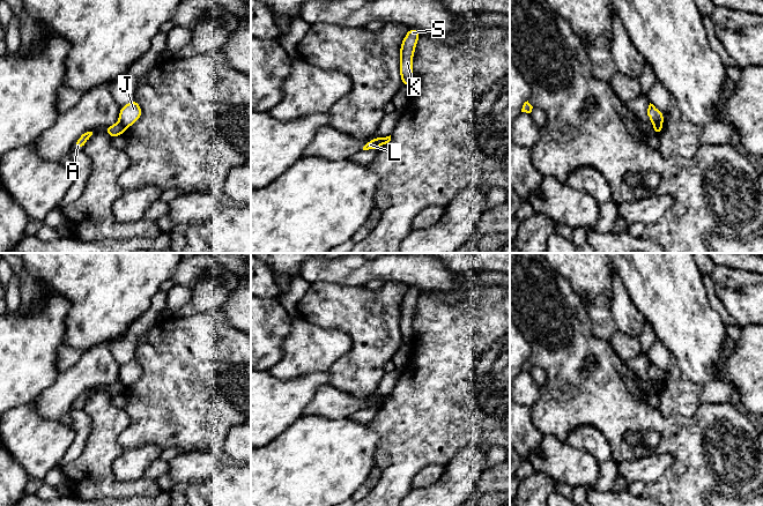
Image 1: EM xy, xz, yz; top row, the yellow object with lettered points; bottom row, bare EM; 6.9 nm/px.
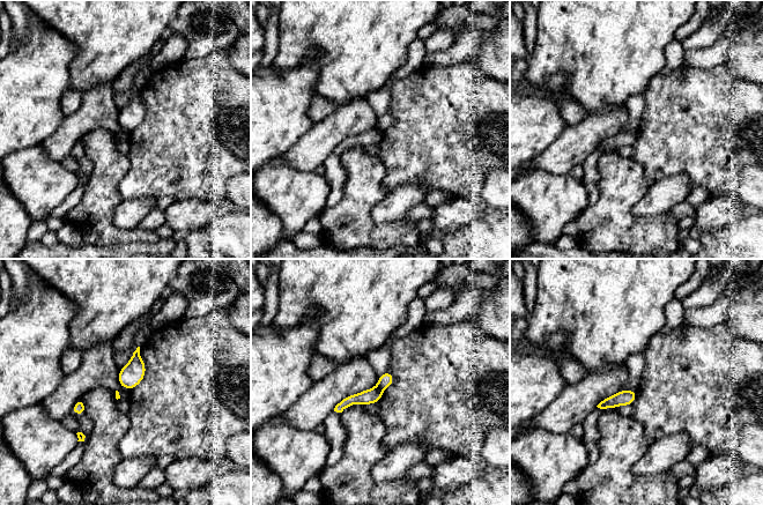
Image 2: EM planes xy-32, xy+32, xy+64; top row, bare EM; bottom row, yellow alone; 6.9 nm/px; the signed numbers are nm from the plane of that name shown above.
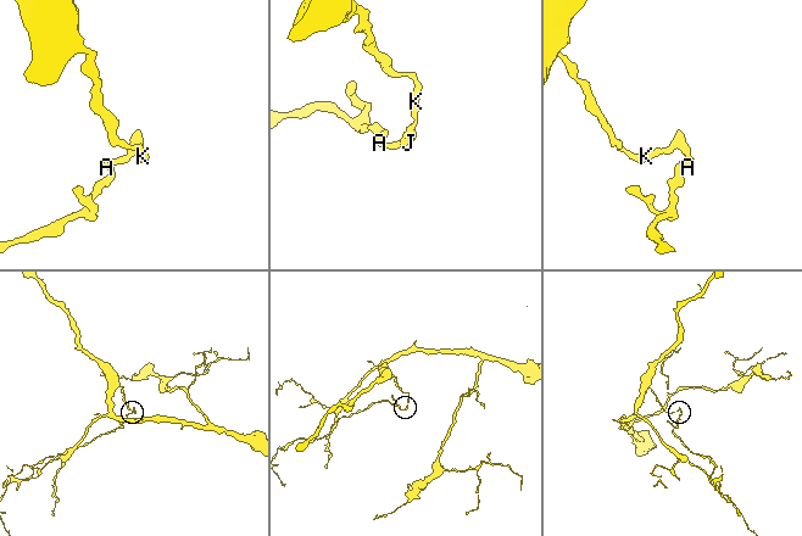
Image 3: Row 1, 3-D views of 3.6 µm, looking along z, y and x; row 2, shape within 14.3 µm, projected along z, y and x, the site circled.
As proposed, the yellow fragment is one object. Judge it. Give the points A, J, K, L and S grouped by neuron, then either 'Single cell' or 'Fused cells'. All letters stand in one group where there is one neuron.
Groups: A L / J K S. Fused cells

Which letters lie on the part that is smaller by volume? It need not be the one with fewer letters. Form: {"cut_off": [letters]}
{"cut_off": ["A", "L"]}

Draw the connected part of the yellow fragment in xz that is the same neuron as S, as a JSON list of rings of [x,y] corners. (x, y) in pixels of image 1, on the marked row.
[[[408,28],[408,32],[402,39],[400,46],[400,76],[401,87],[412,85],[414,79],[413,57],[416,44],[420,38],[420,31],[415,28]]]

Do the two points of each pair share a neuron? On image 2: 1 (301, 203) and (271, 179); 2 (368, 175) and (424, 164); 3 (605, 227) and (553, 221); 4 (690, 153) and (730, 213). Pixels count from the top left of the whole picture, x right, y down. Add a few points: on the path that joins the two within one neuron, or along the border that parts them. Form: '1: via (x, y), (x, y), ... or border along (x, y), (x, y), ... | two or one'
1: via (294, 197), (278, 186) | one
2: border along (376, 155), (385, 168), (383, 187), (387, 192) | two
3: border along (589, 206), (575, 220) | two
4: border along (734, 193), (715, 194), (711, 197) | two

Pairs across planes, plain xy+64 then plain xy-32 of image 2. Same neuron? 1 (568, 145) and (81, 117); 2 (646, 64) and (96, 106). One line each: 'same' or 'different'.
1: same
2: different

